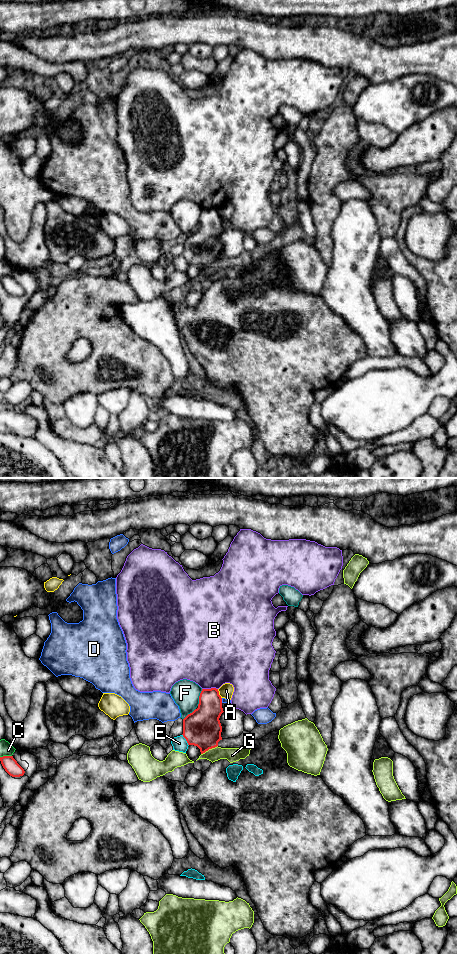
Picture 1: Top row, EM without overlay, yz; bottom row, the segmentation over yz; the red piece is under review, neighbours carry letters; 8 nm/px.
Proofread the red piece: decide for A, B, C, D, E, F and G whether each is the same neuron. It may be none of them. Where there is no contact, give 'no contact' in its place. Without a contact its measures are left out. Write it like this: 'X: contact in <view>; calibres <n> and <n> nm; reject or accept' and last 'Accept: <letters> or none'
A: contact in yz; calibres 240 and 110 nm; reject
B: contact in yz; calibres 220 and 460 nm; reject
C: contact in yz; calibres 120 and 110 nm; reject
D: contact in yz; calibres 280 and 40 nm; reject
E: contact in yz; calibres 300 and 120 nm; reject
F: contact in yz; calibres 300 and 220 nm; reject
G: contact in yz; calibres 300 and 110 nm; reject
Accept: none

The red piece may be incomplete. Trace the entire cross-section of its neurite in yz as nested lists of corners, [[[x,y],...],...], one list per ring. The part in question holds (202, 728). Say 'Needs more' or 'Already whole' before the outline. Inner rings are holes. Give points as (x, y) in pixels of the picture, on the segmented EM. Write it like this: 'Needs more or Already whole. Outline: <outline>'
Already whole. Outline: [[[202,689],[198,708],[183,719],[182,735],[188,745],[197,746],[201,754],[217,747],[222,740],[219,718],[223,712],[218,689]]]

